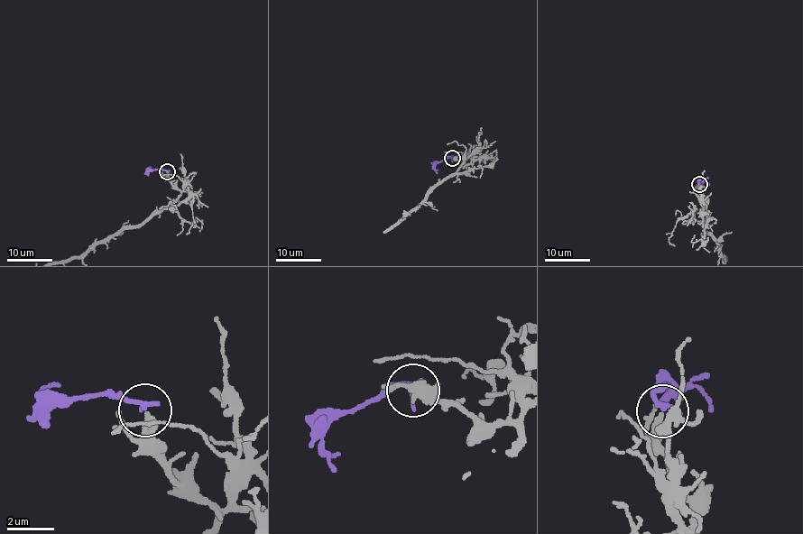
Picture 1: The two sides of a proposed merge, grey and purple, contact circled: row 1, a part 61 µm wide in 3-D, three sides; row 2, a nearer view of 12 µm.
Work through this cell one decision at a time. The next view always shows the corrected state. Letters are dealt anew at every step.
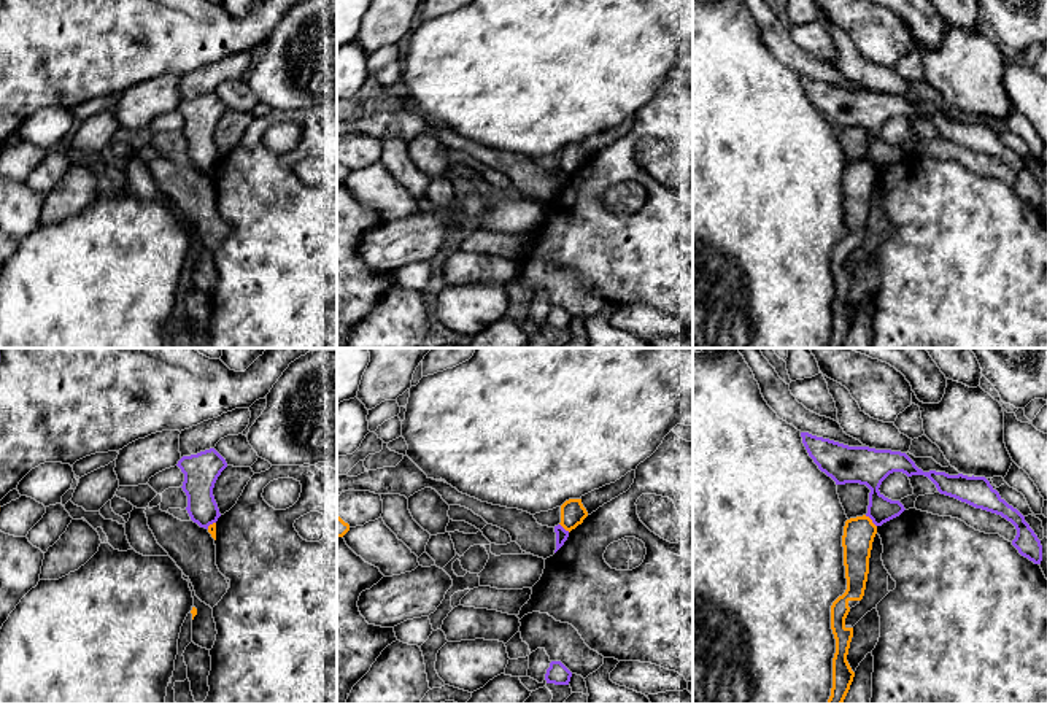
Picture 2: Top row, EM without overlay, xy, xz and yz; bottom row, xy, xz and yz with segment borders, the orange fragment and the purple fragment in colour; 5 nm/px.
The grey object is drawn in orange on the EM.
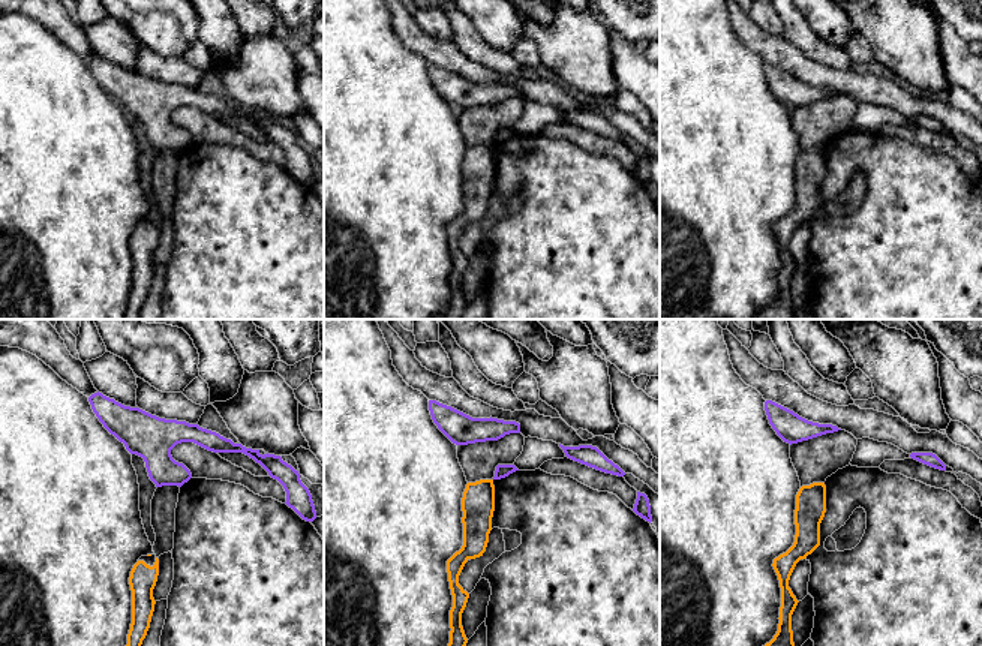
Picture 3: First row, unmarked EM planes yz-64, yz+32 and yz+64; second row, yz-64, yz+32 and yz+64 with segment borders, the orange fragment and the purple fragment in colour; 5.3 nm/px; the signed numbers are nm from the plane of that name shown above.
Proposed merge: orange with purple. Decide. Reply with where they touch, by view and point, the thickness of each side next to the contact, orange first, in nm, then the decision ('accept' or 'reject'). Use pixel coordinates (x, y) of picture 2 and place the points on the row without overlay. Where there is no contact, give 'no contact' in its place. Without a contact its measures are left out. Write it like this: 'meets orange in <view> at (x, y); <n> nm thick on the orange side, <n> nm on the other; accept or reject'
meets orange in yz at (871, 164); 160 nm thick on the orange side, 160 nm on the other; reject

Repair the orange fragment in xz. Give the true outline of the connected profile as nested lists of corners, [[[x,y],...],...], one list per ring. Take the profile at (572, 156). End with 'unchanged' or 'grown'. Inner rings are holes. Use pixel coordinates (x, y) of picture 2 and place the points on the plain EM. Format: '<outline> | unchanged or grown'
[[[569,143],[561,149],[561,170],[566,175],[575,173],[588,161],[586,153],[581,148],[581,143]]] | unchanged

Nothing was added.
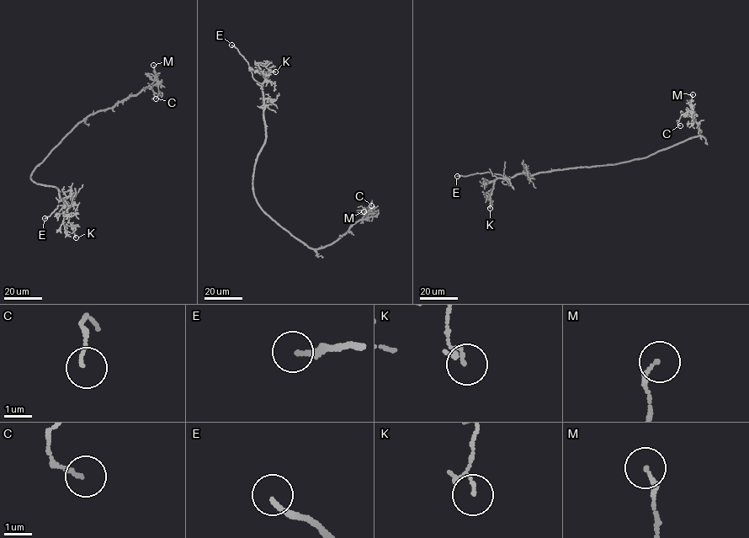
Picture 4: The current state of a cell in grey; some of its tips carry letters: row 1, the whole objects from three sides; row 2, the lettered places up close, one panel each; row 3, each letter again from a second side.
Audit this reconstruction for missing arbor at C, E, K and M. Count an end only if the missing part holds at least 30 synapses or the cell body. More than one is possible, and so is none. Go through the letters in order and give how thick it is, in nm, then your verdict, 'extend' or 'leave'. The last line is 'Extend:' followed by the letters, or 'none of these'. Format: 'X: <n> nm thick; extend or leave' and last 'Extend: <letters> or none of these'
C: 110 nm thick; leave
E: 160 nm thick; extend
K: 70 nm thick; leave
M: 130 nm thick; leave
Extend: E

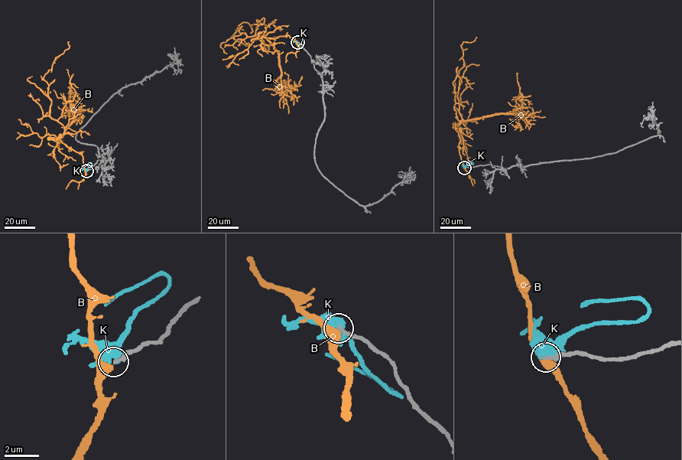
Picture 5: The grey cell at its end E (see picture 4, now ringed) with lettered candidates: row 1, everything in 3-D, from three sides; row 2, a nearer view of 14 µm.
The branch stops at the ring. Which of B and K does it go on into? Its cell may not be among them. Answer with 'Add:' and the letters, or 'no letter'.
Add: no letter

